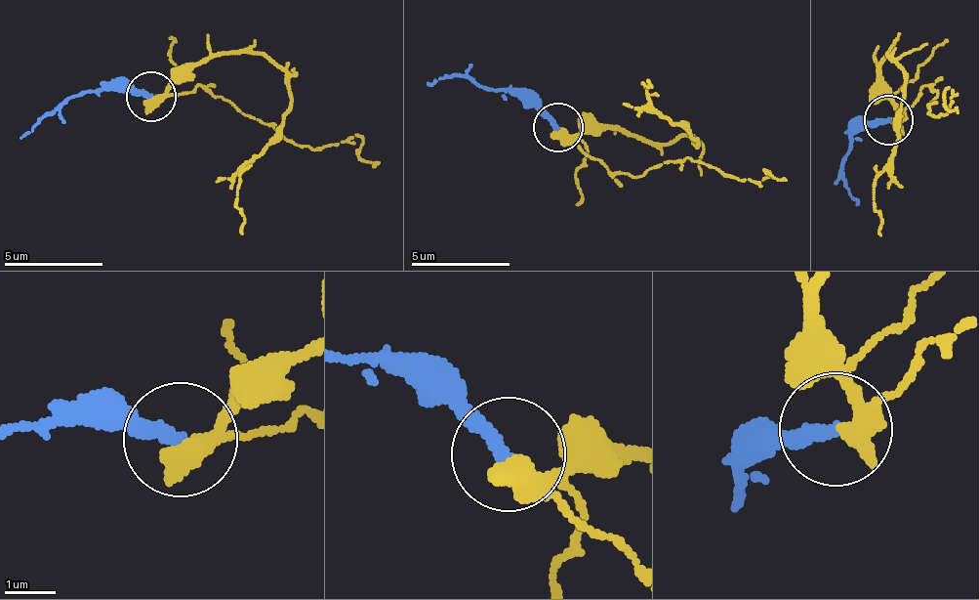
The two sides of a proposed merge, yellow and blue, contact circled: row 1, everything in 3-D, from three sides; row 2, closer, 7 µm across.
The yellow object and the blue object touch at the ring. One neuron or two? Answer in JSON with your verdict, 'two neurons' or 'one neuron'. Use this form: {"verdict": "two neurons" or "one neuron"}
{"verdict": "two neurons"}

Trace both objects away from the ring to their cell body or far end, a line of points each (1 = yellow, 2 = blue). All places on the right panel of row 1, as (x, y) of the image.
1: (889, 121), (894, 107), (879, 73), (894, 48), (899, 119), (894, 160), (875, 184), (879, 235)
2: (889, 121), (850, 140), (845, 185), (860, 203)

